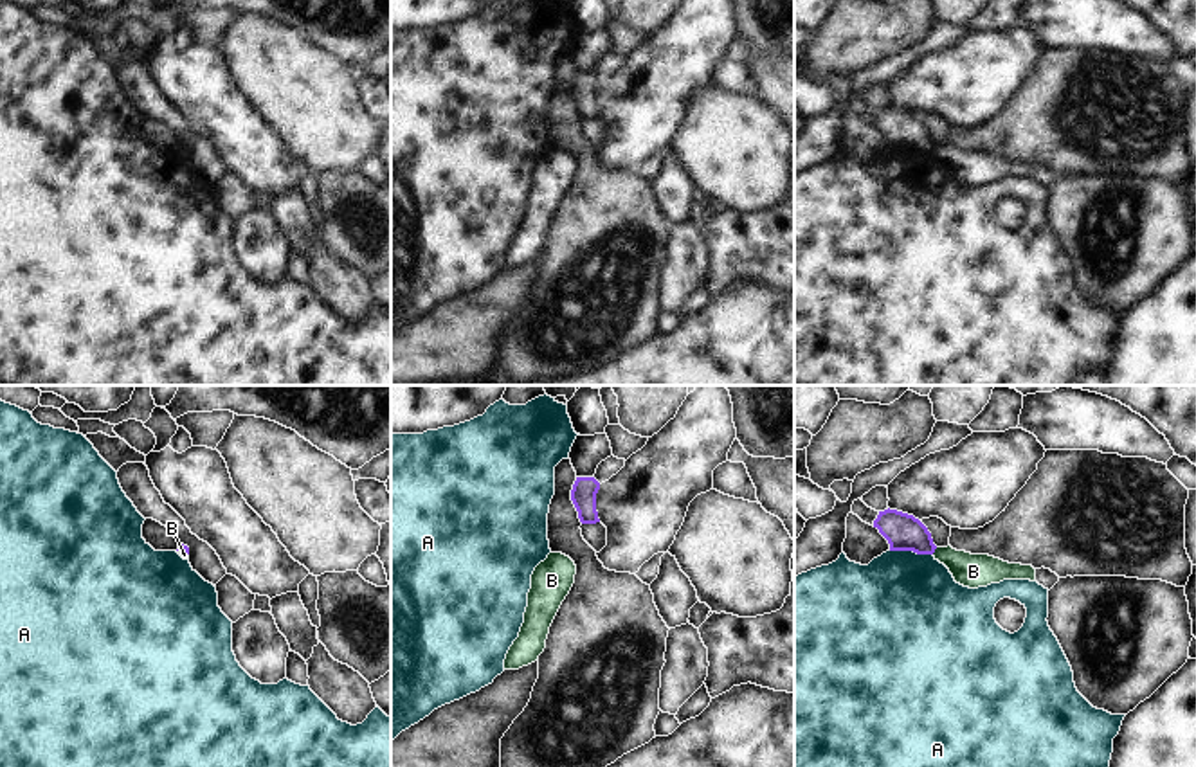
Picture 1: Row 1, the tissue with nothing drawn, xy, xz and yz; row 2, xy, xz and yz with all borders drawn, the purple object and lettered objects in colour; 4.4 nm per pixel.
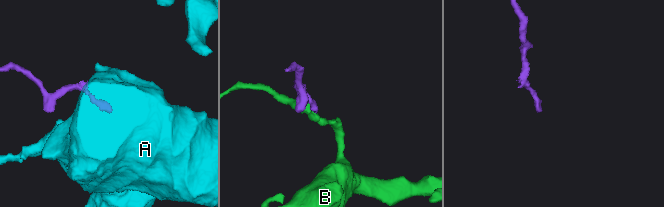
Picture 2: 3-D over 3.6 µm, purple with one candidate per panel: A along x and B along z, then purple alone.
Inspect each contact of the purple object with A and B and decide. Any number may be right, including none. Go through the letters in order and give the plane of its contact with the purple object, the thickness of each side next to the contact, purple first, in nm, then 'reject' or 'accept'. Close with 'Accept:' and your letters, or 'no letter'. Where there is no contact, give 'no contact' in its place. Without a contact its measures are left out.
A: meets purple in yz; 160 nm thick on the purple side, 480 nm on the other; reject
B: meets purple in yz; 160 nm thick on the purple side, 150 nm on the other; reject
Accept: no letter

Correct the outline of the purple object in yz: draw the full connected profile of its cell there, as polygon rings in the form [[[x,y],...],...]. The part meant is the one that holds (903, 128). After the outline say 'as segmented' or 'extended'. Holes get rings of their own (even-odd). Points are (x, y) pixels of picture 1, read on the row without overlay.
[[[888,104],[879,108],[874,124],[888,137],[890,148],[933,151],[937,146],[928,124],[913,112]]]; as segmented

